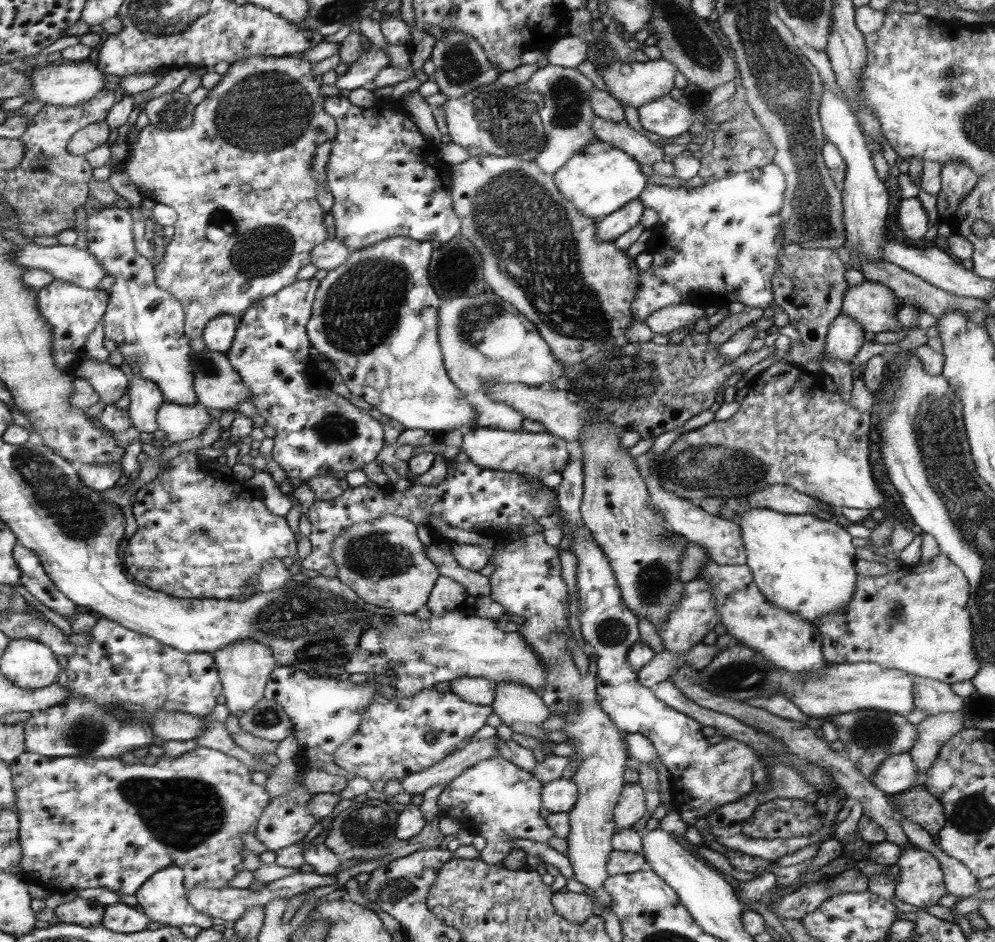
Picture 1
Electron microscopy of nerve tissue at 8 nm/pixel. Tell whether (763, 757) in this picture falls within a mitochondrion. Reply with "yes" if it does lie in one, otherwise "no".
no

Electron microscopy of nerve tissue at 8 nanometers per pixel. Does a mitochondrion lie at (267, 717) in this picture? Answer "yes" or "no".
yes

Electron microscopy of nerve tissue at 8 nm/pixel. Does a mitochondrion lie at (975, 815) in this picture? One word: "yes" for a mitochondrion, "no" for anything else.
yes

